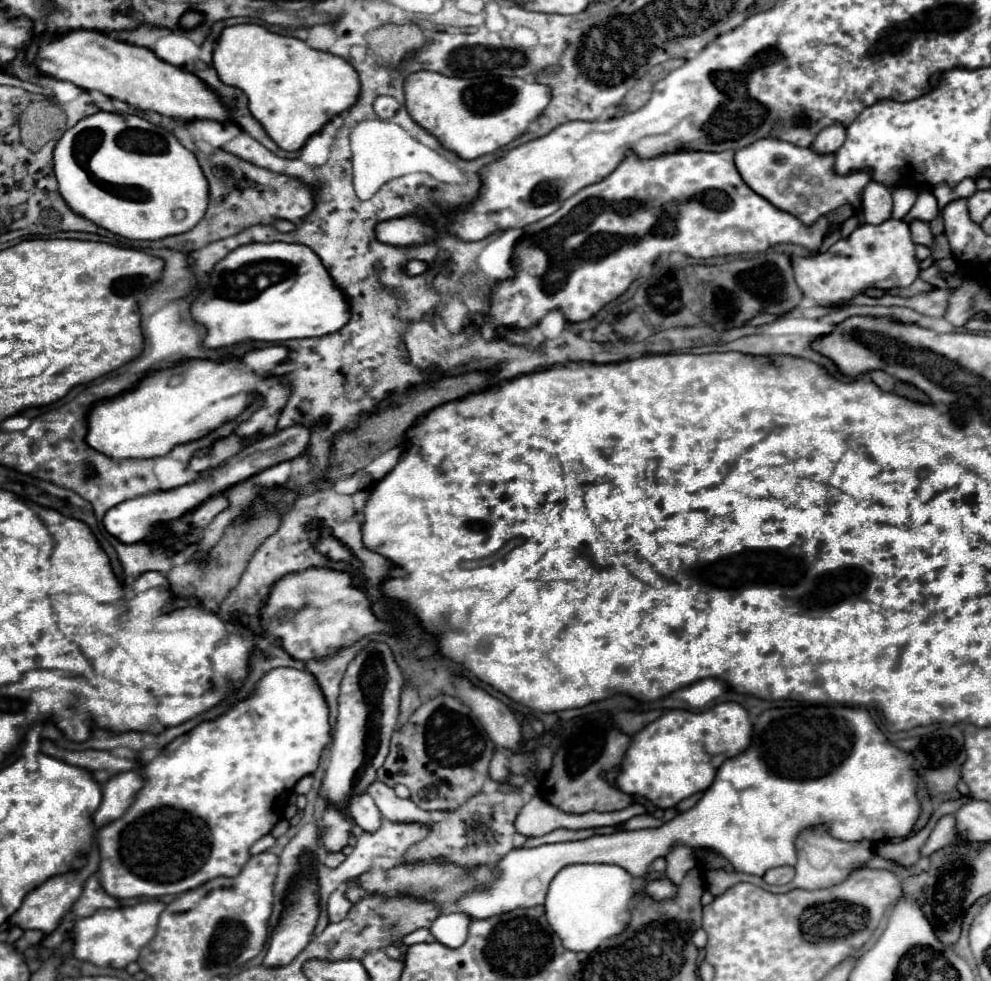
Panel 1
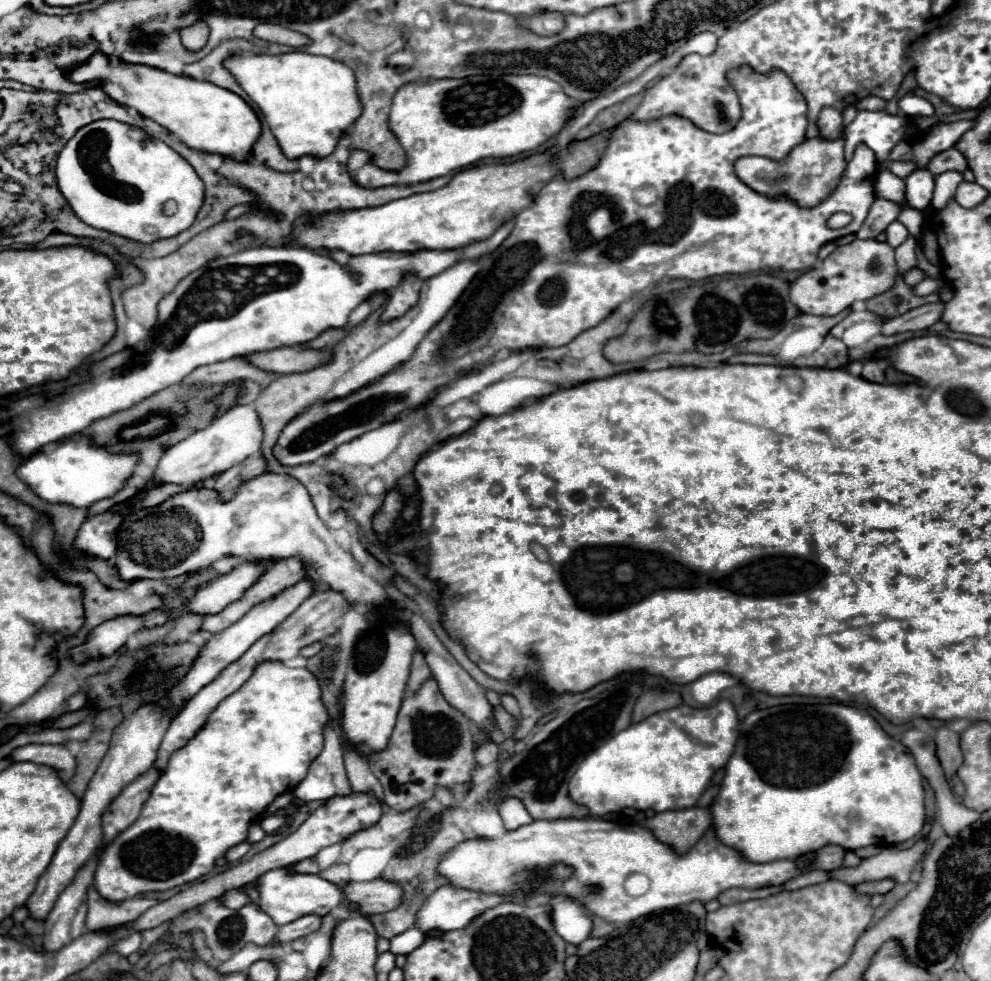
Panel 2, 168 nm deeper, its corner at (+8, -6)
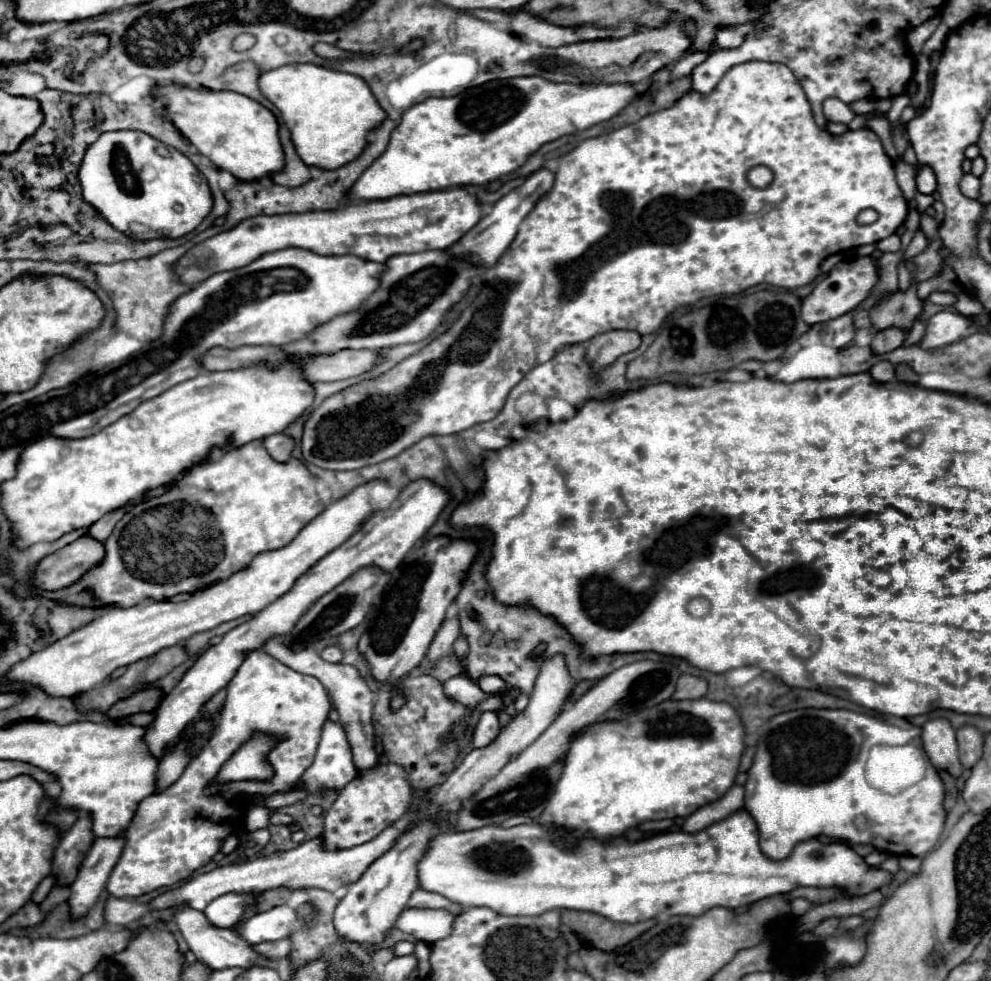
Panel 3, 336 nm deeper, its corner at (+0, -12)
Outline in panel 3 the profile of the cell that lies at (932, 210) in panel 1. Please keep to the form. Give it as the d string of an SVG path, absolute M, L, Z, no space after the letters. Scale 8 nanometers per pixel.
M921 166L921 170L917 172L917 190L921 194L935 194L937 180L935 180L935 174L929 166Z

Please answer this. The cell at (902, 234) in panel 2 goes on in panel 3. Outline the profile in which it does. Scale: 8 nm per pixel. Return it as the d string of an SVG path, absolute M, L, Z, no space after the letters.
M891 234L889 238L879 240L877 248L883 250L883 252L897 252L897 250L901 250L901 238L897 234Z

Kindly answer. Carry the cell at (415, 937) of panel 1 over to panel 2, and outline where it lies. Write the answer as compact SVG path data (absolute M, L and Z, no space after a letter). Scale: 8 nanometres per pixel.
M409 928L409 930L405 930L403 934L399 934L399 936L395 936L391 940L391 952L393 954L405 954L407 956L417 946L421 946L423 940L425 940L425 934L423 932L417 932L417 928Z

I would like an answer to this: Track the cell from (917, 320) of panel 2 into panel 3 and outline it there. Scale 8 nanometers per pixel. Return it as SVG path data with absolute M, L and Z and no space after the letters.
M885 328L885 330L879 330L877 332L877 336L875 336L875 340L871 342L871 348L873 348L873 352L877 352L877 354L885 354L885 352L891 352L891 350L895 350L895 348L899 348L903 342L905 342L905 338L907 338L907 330L905 328Z

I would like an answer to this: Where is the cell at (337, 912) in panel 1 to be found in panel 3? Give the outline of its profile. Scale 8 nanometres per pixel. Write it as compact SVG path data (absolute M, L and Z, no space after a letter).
M283 938L283 940L277 940L277 942L263 942L263 944L257 944L253 948L259 954L267 956L267 958L279 960L279 958L287 958L289 956L289 952L291 952L291 940Z

